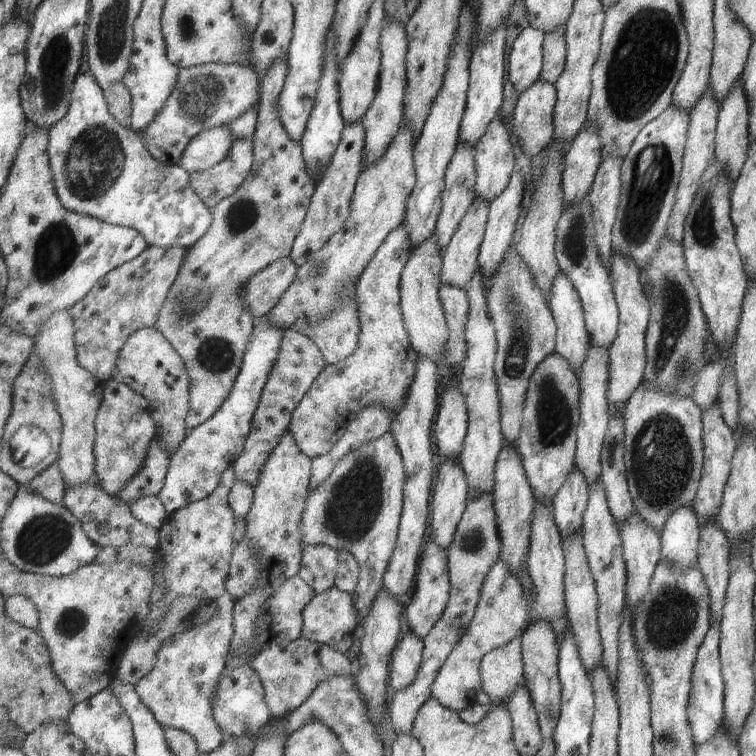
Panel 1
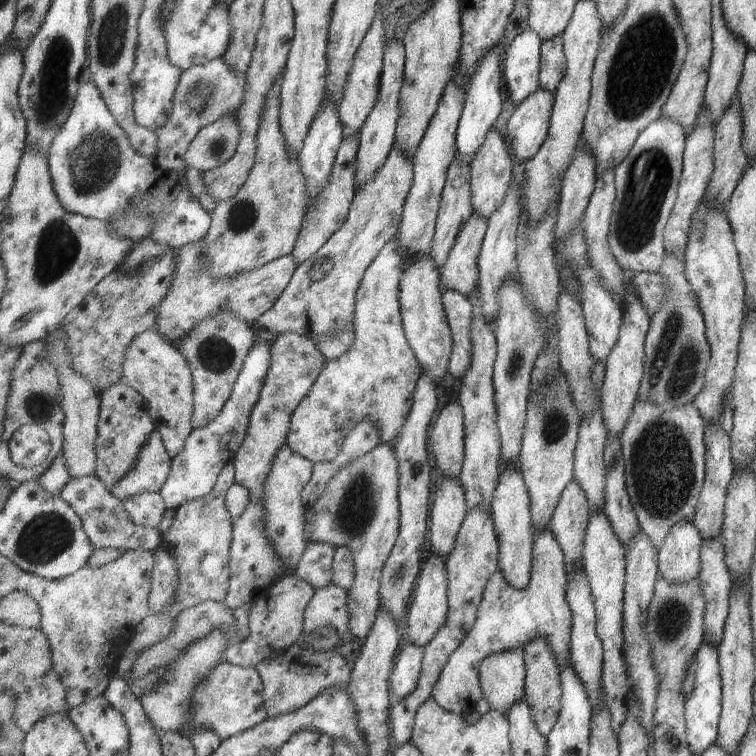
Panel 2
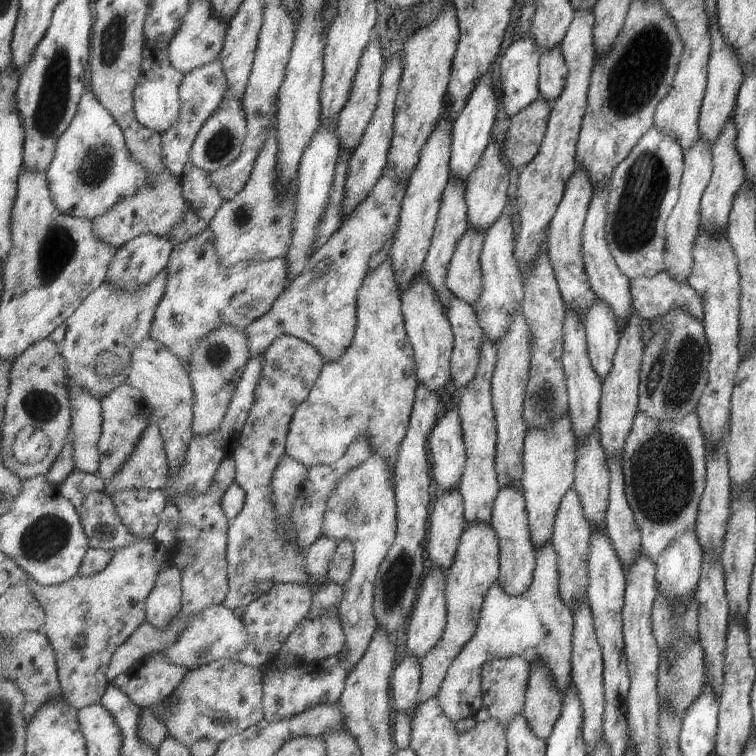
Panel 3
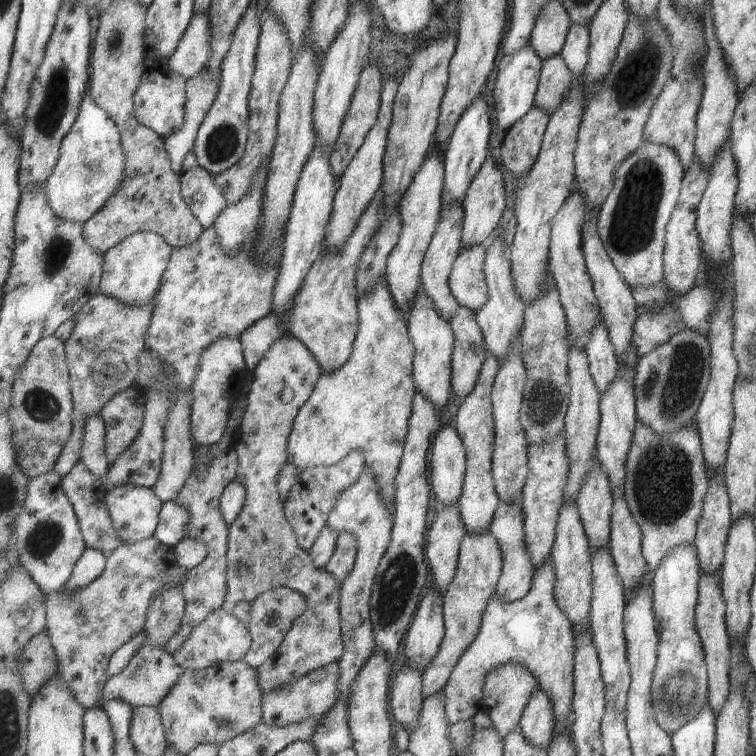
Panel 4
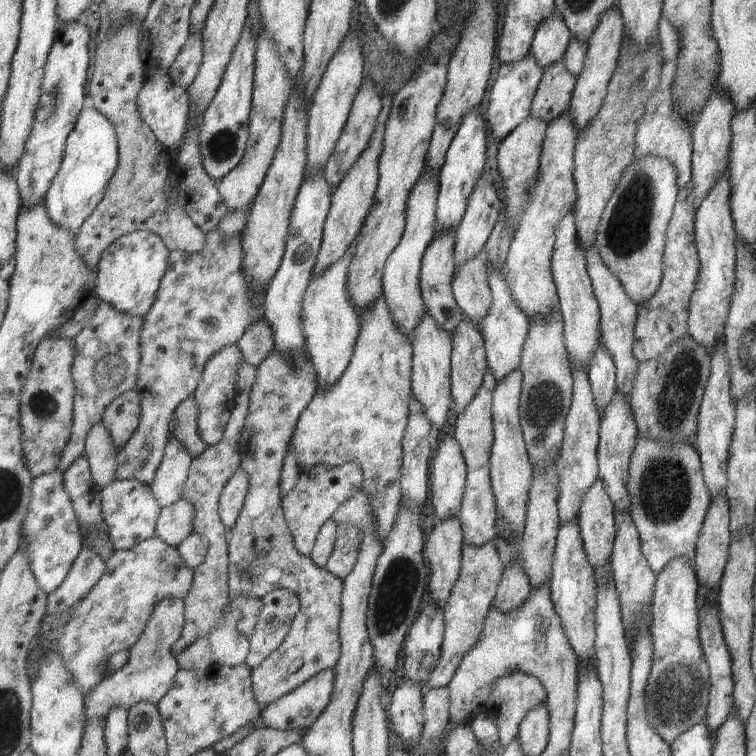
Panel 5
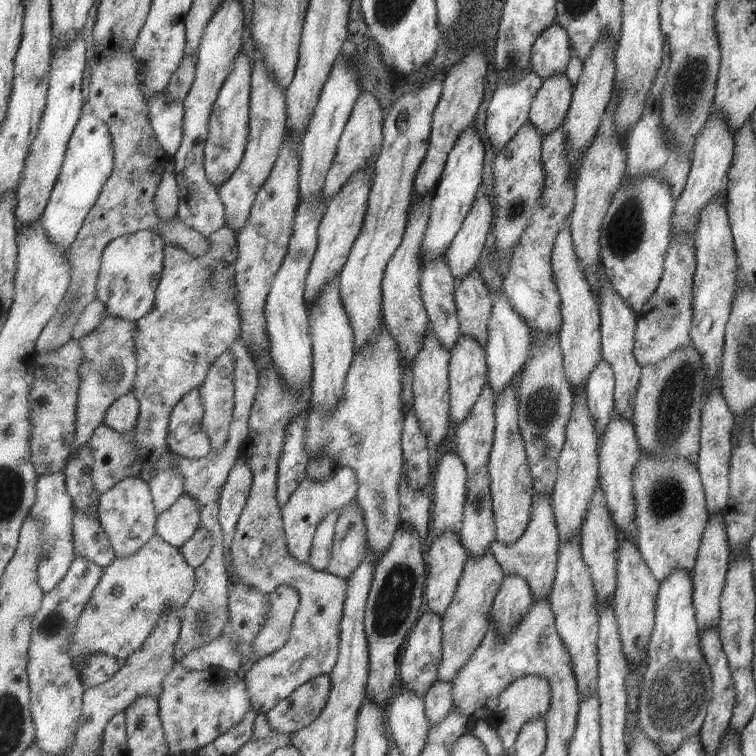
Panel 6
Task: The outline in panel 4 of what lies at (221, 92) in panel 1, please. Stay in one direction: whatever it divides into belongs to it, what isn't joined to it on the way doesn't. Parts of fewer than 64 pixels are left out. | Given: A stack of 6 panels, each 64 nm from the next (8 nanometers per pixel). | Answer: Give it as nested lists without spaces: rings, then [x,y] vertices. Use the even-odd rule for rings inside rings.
[[[203,70],[197,77],[186,81],[188,101],[184,127],[164,140],[174,171],[178,175],[182,173],[186,156],[195,146],[200,126],[216,101],[220,91],[220,78],[221,73],[214,75],[210,71]]]

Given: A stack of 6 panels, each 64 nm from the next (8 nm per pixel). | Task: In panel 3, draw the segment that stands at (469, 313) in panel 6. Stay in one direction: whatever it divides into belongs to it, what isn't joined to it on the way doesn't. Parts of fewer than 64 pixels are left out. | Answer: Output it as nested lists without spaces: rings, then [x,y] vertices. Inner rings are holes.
[[[471,228],[467,231],[455,251],[446,278],[451,292],[473,306],[479,302],[484,291],[482,252],[486,232],[473,231]]]

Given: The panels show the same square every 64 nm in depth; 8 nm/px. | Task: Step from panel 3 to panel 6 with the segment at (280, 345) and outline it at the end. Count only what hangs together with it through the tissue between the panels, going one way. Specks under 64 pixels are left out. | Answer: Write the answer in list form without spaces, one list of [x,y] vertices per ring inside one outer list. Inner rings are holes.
[[[273,364],[260,376],[257,398],[250,414],[250,438],[242,446],[243,454],[254,472],[254,484],[246,509],[238,522],[230,552],[231,570],[261,593],[269,594],[281,585],[295,587],[302,596],[300,609],[294,618],[290,641],[278,653],[263,657],[246,674],[252,709],[267,715],[282,700],[289,698],[300,686],[334,671],[340,657],[342,618],[346,609],[348,579],[327,571],[316,571],[301,563],[288,550],[282,507],[277,498],[279,459],[286,438],[286,428],[293,417],[311,408],[312,384],[292,393],[282,383]]]

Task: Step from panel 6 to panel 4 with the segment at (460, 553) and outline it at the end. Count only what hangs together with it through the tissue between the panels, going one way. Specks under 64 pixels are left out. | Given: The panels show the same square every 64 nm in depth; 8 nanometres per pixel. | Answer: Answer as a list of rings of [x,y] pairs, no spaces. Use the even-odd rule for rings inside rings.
[[[459,503],[453,507],[437,508],[436,515],[433,518],[432,525],[428,532],[427,558],[428,561],[431,562],[433,584],[436,585],[436,590],[443,596],[458,574],[460,550],[463,539],[467,535],[468,530],[460,515]]]

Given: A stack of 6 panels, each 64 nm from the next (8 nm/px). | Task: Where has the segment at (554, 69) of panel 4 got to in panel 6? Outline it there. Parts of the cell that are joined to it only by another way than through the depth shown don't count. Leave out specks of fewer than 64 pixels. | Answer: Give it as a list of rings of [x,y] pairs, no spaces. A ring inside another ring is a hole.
[[[554,75],[547,79],[535,95],[530,110],[531,124],[547,138],[566,121],[572,103],[575,81],[565,75]]]

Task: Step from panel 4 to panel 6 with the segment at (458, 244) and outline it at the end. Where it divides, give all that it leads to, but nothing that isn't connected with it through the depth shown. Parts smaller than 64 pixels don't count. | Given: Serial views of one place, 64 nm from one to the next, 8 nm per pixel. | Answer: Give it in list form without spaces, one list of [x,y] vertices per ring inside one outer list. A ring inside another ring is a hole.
[[[446,256],[423,266],[420,289],[430,319],[430,328],[448,351],[452,351],[458,345],[463,335],[456,305],[456,287],[457,282],[449,265],[446,264]]]

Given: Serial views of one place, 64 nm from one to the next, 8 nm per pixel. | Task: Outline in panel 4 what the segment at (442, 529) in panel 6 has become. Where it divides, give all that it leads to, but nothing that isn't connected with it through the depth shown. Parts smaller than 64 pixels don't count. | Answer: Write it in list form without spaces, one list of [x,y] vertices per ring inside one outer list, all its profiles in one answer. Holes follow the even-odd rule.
[[[456,428],[439,431],[431,455],[431,480],[436,494],[436,507],[453,507],[460,502],[466,484],[466,446]]]

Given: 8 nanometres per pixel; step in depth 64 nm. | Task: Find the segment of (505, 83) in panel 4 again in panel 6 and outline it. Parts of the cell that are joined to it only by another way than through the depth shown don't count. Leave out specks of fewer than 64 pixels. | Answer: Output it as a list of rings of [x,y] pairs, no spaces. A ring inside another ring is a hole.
[[[532,70],[526,77],[514,85],[508,83],[505,85],[502,81],[497,82],[495,90],[487,109],[487,119],[485,122],[486,134],[490,145],[493,148],[495,156],[514,140],[519,128],[529,122],[532,102],[538,90],[542,88],[544,80]]]

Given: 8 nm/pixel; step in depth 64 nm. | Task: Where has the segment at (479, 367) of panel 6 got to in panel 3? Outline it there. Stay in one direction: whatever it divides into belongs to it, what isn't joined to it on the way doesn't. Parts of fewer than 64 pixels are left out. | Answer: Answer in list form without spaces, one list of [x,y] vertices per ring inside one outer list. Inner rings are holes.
[[[454,295],[450,307],[446,310],[447,318],[454,330],[454,353],[451,359],[451,374],[455,387],[459,390],[465,390],[467,385],[475,380],[478,376],[478,368],[482,358],[482,346],[484,345],[485,334],[482,326],[478,321],[478,314],[474,306],[461,300]]]

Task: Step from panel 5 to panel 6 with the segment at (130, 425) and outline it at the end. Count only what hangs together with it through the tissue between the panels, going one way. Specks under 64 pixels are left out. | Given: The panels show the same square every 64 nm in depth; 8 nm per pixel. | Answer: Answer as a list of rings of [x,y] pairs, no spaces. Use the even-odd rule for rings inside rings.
[[[134,392],[118,398],[107,411],[104,423],[121,434],[136,430],[140,415],[140,402]]]

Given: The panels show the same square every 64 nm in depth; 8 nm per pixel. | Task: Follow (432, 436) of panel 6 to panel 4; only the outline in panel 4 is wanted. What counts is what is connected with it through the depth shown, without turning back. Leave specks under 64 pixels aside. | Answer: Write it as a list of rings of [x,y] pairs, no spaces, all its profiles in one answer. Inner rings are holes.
[[[423,288],[418,291],[418,298],[412,307],[408,329],[416,350],[414,360],[416,392],[428,398],[434,404],[436,413],[441,414],[441,410],[449,404],[449,398],[453,393],[452,356],[456,340],[452,324],[435,310],[433,301],[426,295]]]

